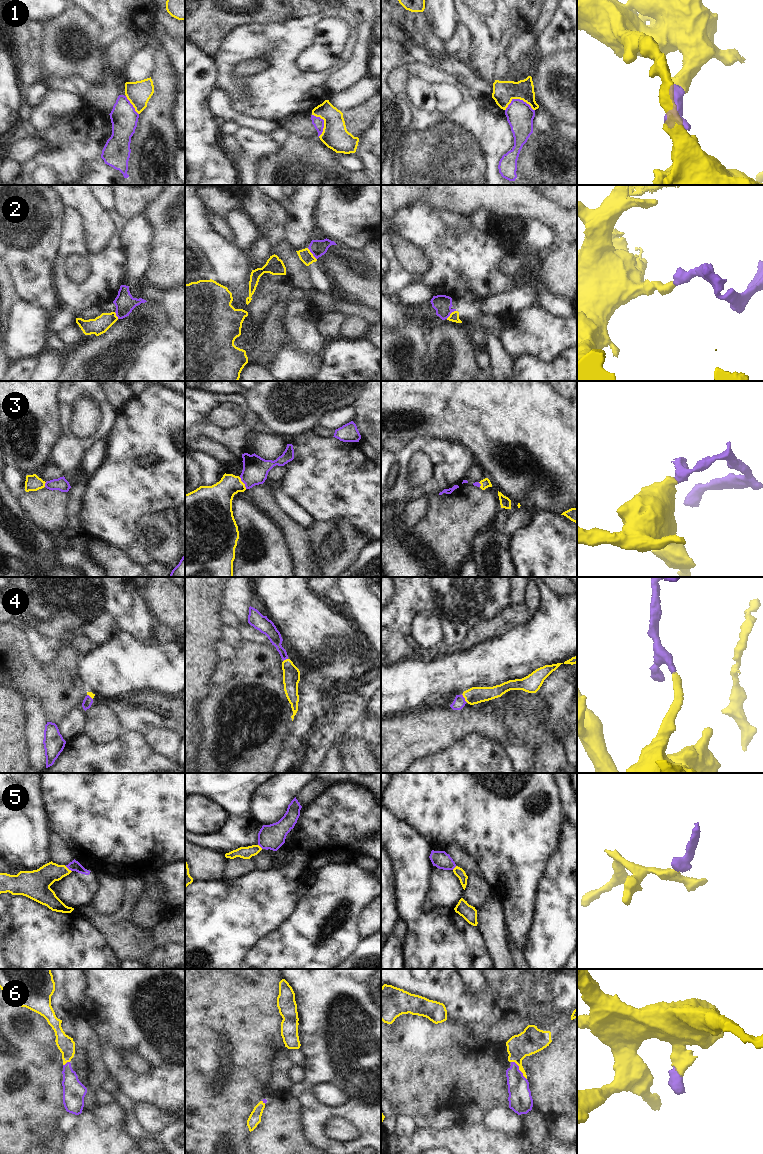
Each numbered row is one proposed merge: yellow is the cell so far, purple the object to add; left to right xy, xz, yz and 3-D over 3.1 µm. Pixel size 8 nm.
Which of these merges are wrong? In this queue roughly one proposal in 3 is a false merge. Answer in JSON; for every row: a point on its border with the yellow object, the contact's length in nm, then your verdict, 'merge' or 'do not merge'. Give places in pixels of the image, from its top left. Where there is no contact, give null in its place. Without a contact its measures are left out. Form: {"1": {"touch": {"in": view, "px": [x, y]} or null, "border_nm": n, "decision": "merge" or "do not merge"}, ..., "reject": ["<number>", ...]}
{"1": {"touch": {"in": "yz", "px": [519, 98]}, "border_nm": 240, "decision": "do not merge"}, "2": {"touch": {"in": "xz", "px": [312, 254]}, "border_nm": 120, "decision": "merge"}, "3": {"touch": {"in": "xz", "px": [243, 483]}, "border_nm": 110, "decision": "merge"}, "4": {"touch": {"in": "yz", "px": [464, 697]}, "border_nm": 90, "decision": "merge"}, "5": {"touch": {"in": "xy", "px": [67, 868]}, "border_nm": 70, "decision": "merge"}, "6": {"touch": {"in": "yz", "px": [519, 1069]}, "border_nm": 200, "decision": "merge"}, "reject": ["1"]}

